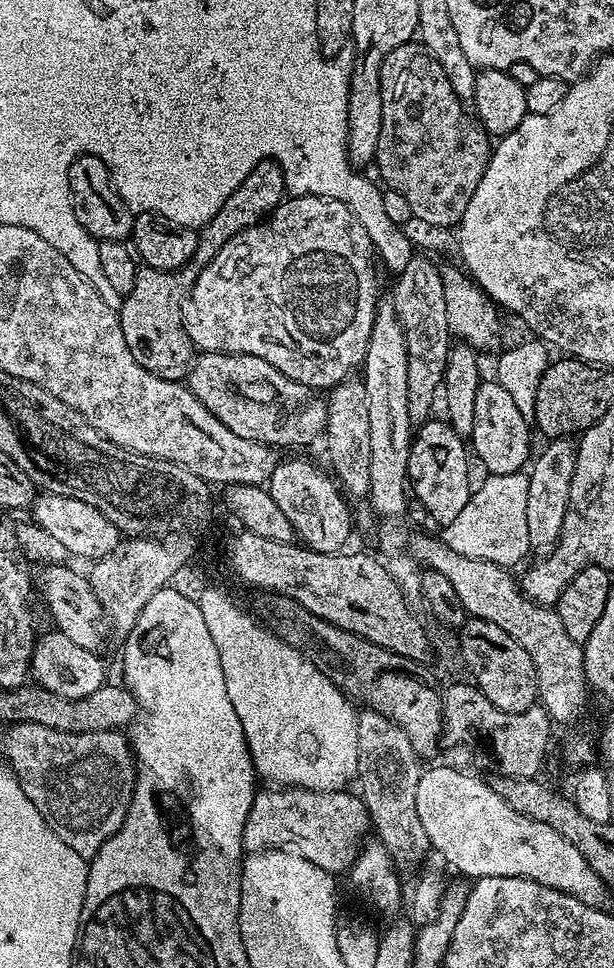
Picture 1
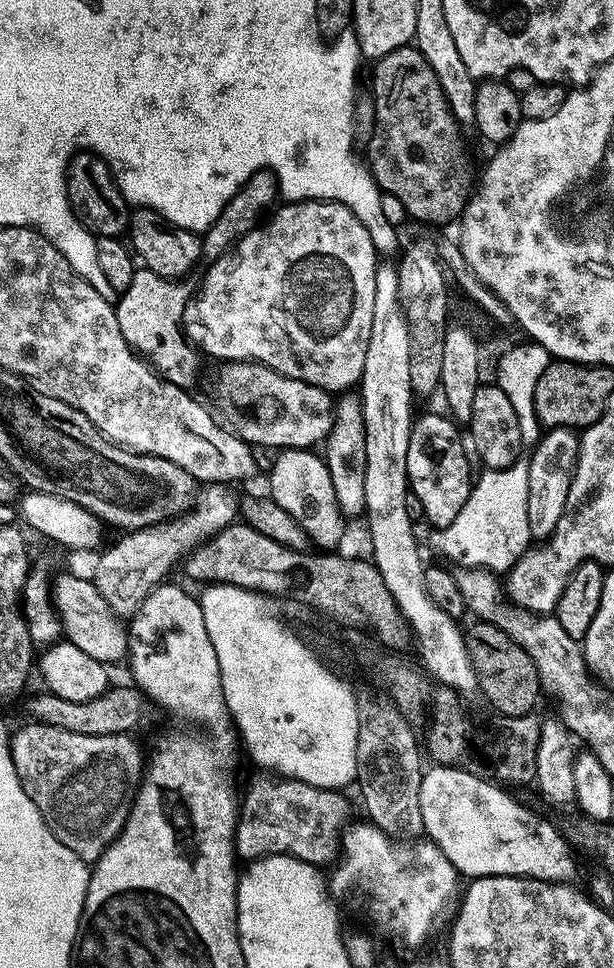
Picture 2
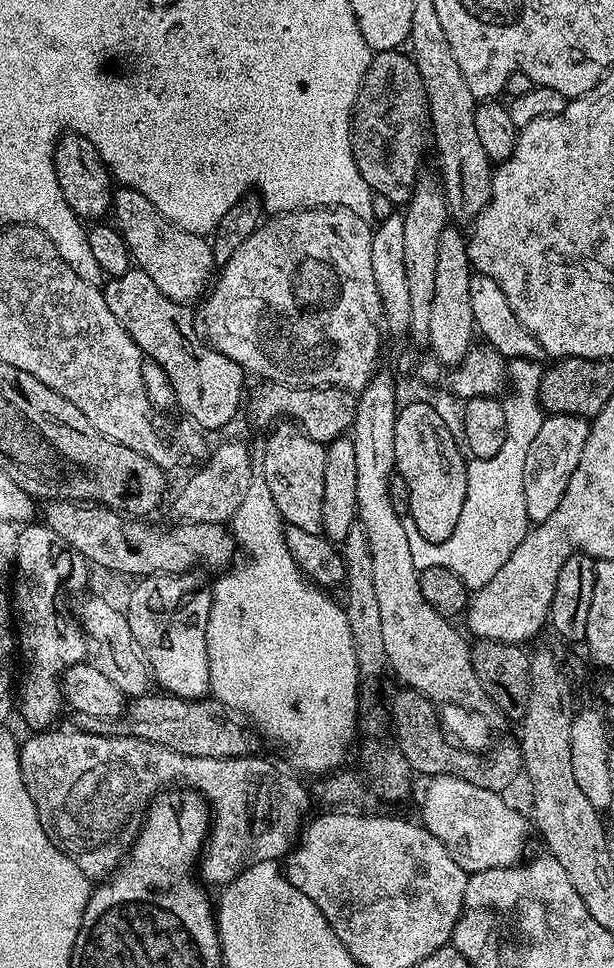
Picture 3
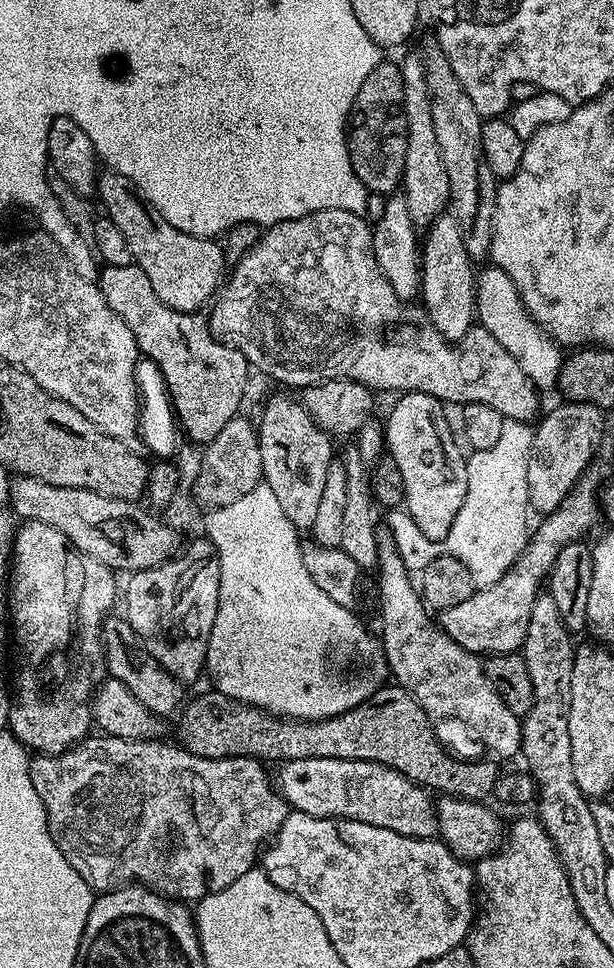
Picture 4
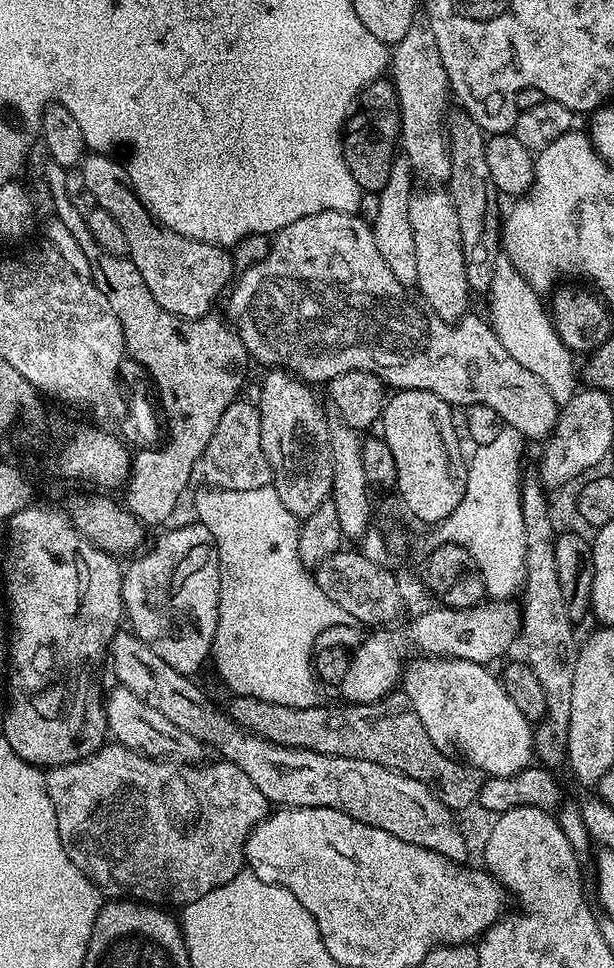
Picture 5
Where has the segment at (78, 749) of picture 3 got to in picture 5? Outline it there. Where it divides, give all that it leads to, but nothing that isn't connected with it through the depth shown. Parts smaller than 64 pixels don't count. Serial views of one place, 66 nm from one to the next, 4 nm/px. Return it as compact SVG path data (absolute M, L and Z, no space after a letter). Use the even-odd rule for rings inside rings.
M108 742L93 756L87 756L85 760L47 769L46 787L50 802L56 811L58 838L62 842L70 862L74 862L74 866L78 866L78 870L82 870L82 874L86 874L105 897L124 898L129 896L137 902L153 906L169 906L168 904L183 906L202 898L202 894L208 894L210 891L216 890L218 886L224 886L226 882L232 881L244 868L243 844L252 830L270 814L270 805L265 795L254 786L246 774L242 773L242 770L228 761L217 761L204 769L200 768L204 766L181 764L167 758L149 758L129 748L123 748L121 744Z

